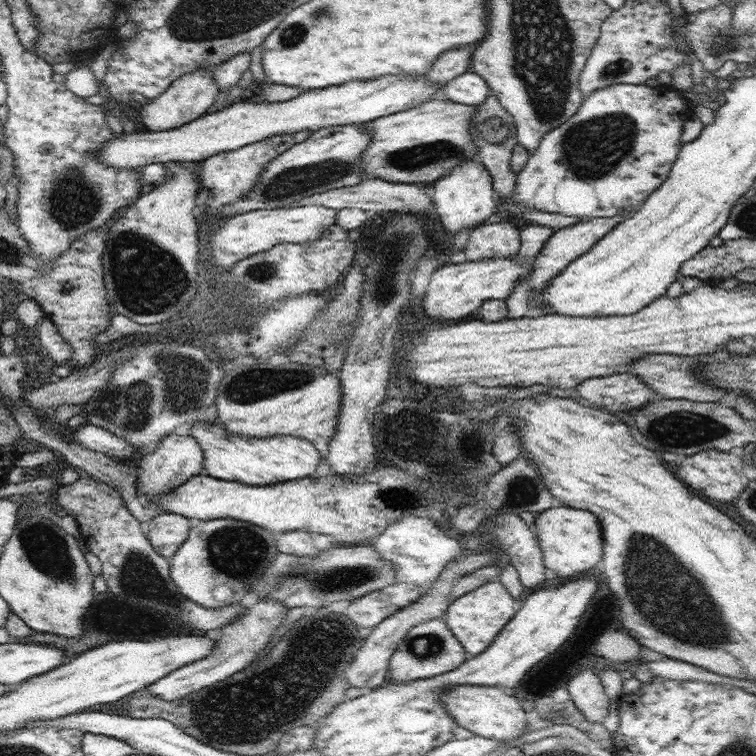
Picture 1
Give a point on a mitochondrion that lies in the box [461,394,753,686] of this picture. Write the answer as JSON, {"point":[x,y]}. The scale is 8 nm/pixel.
{"point":[680,609]}

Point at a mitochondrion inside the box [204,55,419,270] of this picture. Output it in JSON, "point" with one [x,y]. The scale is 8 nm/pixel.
{"point":[292,182]}

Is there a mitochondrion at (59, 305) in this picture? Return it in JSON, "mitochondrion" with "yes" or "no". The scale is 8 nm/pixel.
{"mitochondrion":"no"}

